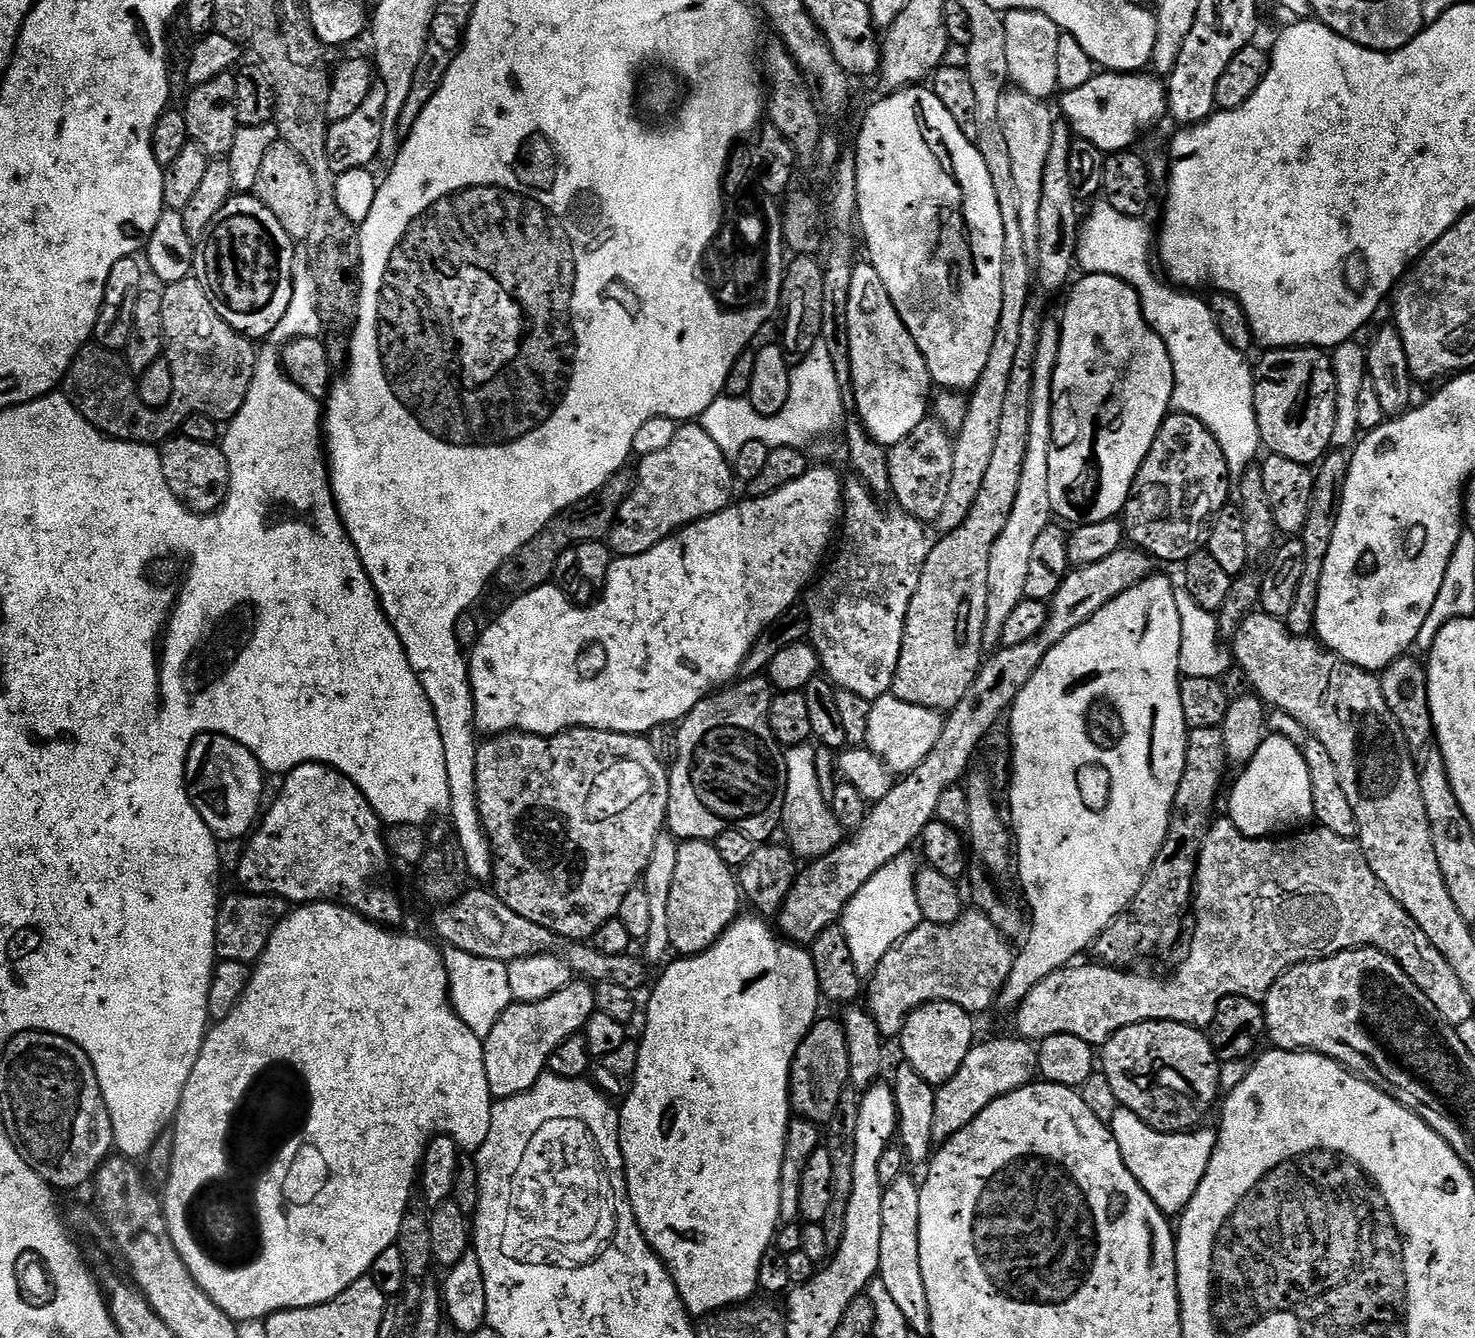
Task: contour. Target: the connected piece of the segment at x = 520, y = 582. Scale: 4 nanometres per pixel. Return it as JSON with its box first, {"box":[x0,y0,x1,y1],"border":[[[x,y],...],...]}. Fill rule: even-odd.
{"box":[495,470,633,597],"border":[[[628,470],[617,472],[597,492],[580,500],[574,506],[570,506],[567,512],[562,512],[550,522],[546,522],[544,529],[534,538],[530,538],[530,542],[526,542],[526,546],[522,546],[522,550],[518,550],[510,558],[506,558],[503,566],[496,571],[495,583],[500,583],[502,591],[512,592],[513,597],[521,596],[549,583],[556,575],[558,558],[562,558],[562,554],[566,550],[570,550],[576,544],[583,544],[585,540],[604,542],[609,539],[622,502],[632,493],[633,487],[633,473],[628,473]]]}

